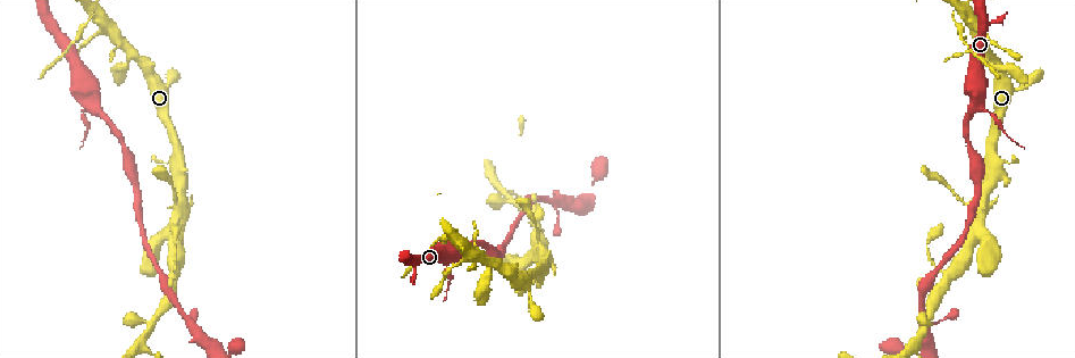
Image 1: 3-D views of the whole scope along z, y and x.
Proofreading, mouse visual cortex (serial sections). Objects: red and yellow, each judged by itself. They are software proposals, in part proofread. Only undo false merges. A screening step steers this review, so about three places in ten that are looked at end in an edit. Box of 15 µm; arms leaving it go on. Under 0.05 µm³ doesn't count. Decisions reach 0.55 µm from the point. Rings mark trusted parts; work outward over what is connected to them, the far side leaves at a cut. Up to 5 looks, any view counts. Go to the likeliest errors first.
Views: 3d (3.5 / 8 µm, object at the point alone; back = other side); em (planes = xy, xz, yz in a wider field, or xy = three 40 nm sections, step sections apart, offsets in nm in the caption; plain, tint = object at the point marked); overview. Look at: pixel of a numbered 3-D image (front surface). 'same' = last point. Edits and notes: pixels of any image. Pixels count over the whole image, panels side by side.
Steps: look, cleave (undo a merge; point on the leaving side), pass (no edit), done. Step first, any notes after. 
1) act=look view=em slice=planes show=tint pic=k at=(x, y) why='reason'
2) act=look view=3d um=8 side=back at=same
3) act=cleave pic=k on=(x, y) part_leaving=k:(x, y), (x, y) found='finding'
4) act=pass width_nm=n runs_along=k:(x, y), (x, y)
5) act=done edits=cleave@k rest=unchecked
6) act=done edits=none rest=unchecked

act=look view=3d um=3.5 pic=1 at=(457, 242) why='small branch off a trunk'

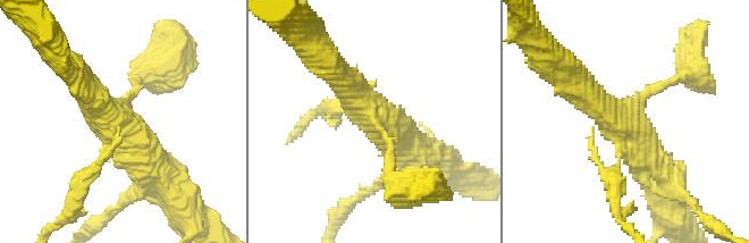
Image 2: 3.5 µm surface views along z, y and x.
act=look view=em slice=xy step=5 show=tint pic=2 at=(121, 130) arms=4 arm_widths_nm=100,200,400,500 why='shape alone is not enough'

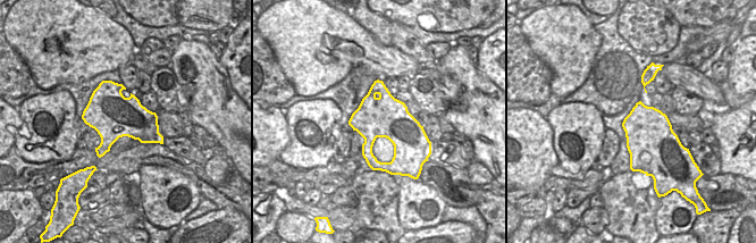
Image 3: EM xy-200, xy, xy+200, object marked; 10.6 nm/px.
act=cleave pic=2 on=(73, 194) part_leaving=2:(95, 165), (47, 231) found='a second cell is stuck on'

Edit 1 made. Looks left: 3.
act=look view=3d um=3.5 pic=1 at=(977, 105) why='thick turns thin'

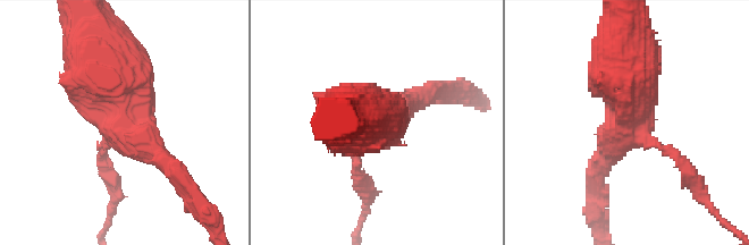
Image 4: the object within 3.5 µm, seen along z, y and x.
act=look view=em slice=xy step=5 show=tint pic=4 at=(628, 124) why='need the tissue'

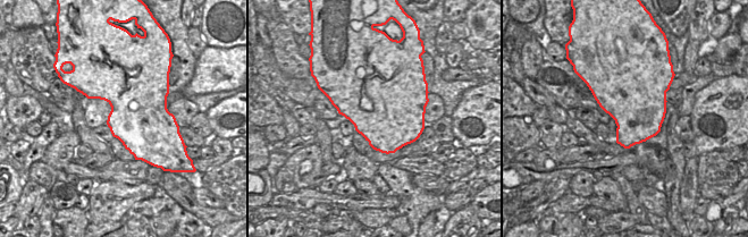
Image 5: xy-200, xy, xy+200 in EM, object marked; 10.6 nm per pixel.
act=cleave pic=4 on=(102, 167) part_leaving=4:(104, 141), (111, 217) found='two cells meet here'

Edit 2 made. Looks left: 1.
act=done edits=cleave@2,cleave@4 rest=unchecked

